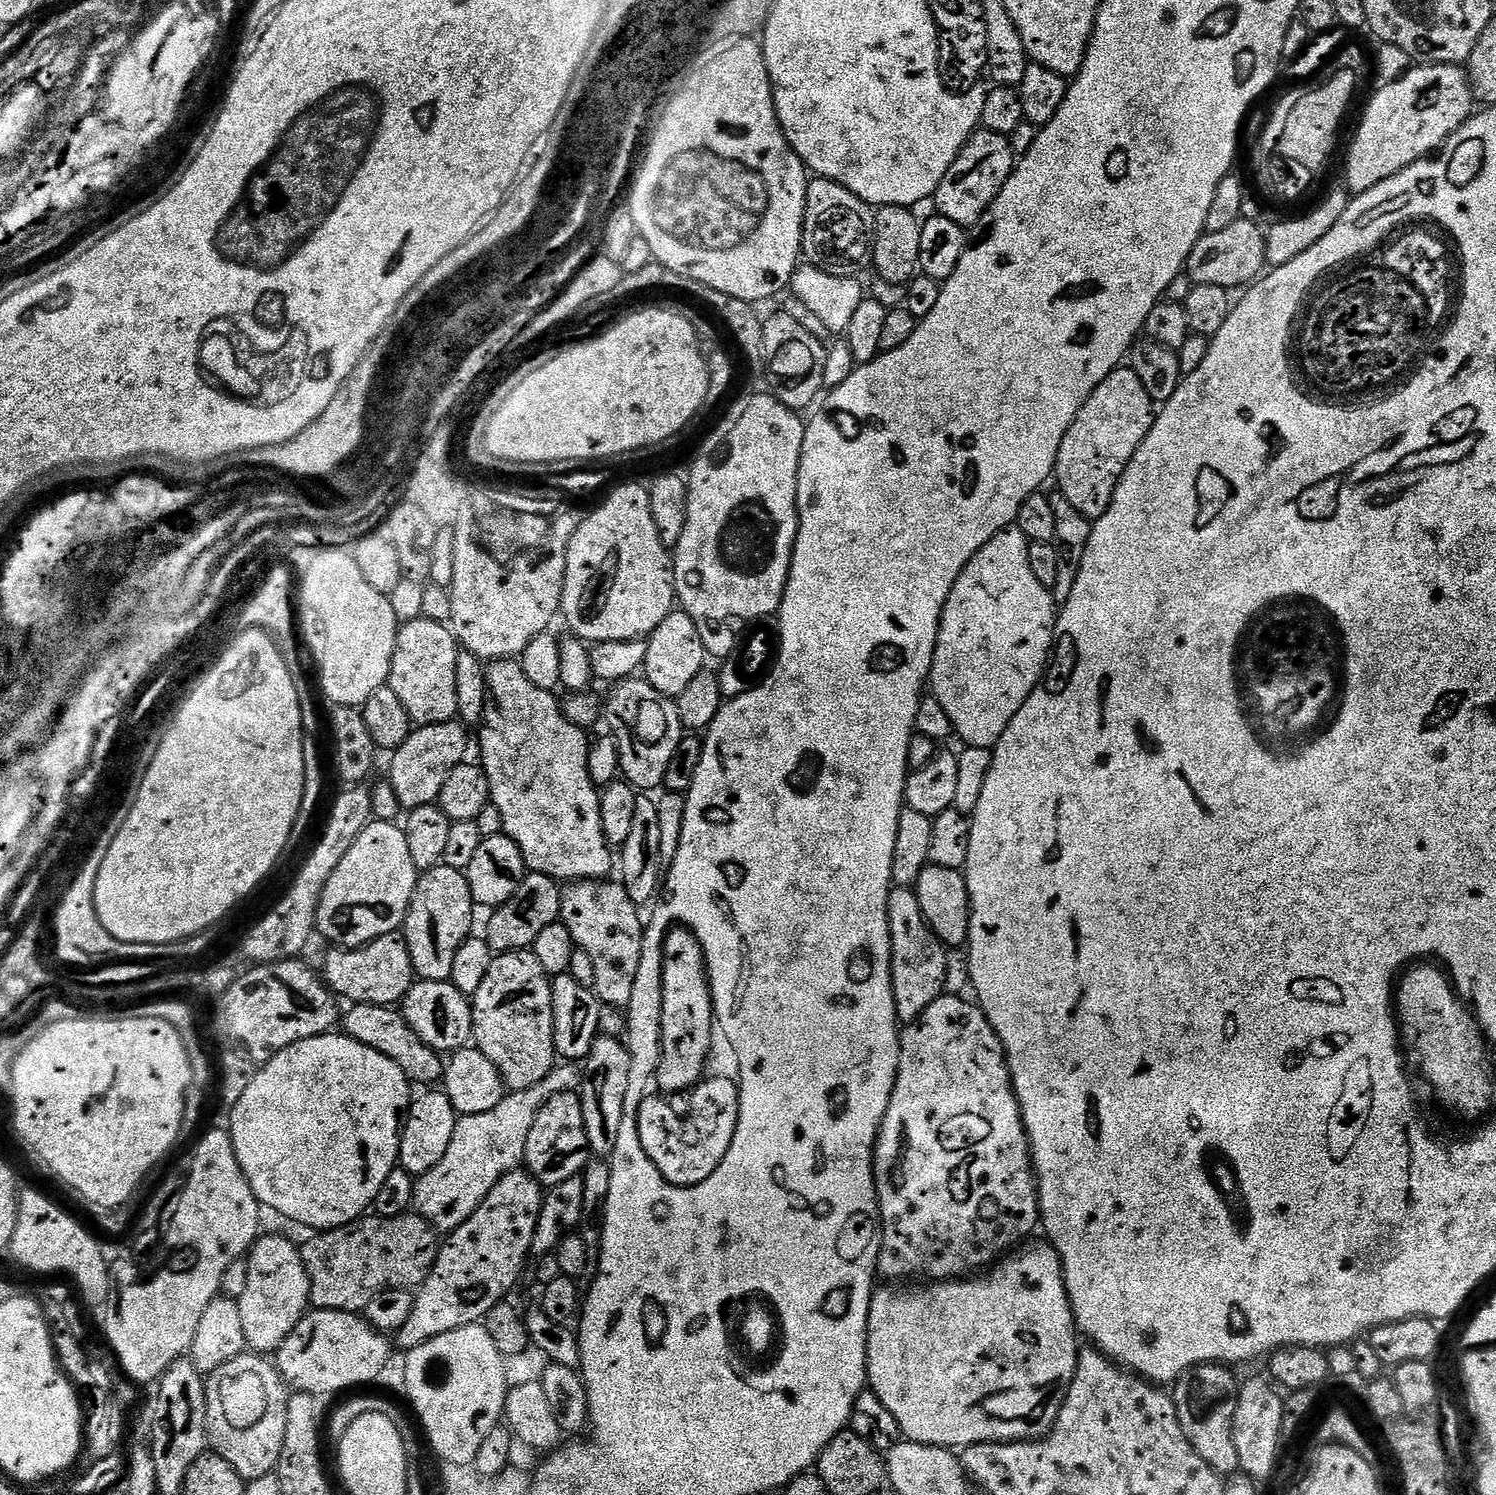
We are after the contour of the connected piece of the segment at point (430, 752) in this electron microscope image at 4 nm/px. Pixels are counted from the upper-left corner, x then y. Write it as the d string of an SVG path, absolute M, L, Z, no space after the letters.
M459 719L447 720L441 724L421 724L391 753L394 794L398 794L401 809L411 810L439 801L446 778L458 765L465 763L468 752L469 729Z

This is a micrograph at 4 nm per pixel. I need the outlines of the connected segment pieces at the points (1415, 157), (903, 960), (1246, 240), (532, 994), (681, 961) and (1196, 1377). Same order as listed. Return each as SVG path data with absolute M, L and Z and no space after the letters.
M1426 64L1413 67L1401 80L1393 84L1377 87L1376 97L1368 104L1364 112L1364 121L1352 140L1352 149L1348 152L1348 165L1344 168L1344 180L1349 193L1359 194L1386 182L1394 174L1406 170L1411 164L1431 157L1437 150L1443 149L1446 141L1473 115L1474 97L1472 85L1468 82L1468 73L1455 64Z
M893 887L888 893L888 925L892 943L892 989L896 1018L901 1025L913 1024L939 996L945 995L949 949L935 936L918 906L911 888Z
M1238 219L1226 230L1210 232L1200 237L1186 265L1186 275L1193 284L1222 286L1229 290L1251 285L1265 271L1265 229L1255 220Z
M530 950L502 952L493 959L482 986L470 998L472 1040L500 1072L511 1091L521 1092L544 1078L558 1064L554 1046L552 980Z
M673 927L664 940L662 966L660 1061L654 1077L661 1093L687 1093L700 1084L708 1064L708 1051L712 1048L712 1024L714 1028L712 983L708 980L708 963L704 961L702 946L687 928Z
M1199 1364L1186 1370L1174 1381L1170 1395L1176 1403L1178 1422L1186 1442L1194 1446L1198 1458L1216 1471L1217 1476L1227 1478L1241 1471L1237 1447L1234 1444L1234 1414L1237 1403L1238 1381L1231 1367L1222 1364Z

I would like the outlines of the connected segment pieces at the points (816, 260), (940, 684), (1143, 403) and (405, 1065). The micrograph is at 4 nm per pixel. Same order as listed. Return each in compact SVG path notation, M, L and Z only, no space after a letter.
M816 178L809 183L806 194L806 214L804 215L804 246L802 256L811 267L835 276L859 277L860 271L869 267L872 258L872 238L874 235L874 212L864 201L859 200L850 190L832 180Z
M1018 527L1003 528L997 536L990 538L974 558L958 574L950 598L942 610L940 629L936 639L936 649L932 659L930 677L931 695L942 702L942 710L952 723L953 733L961 736L972 748L991 750L1002 738L1006 726L1022 710L1026 698L1043 681L1045 671L1054 651L1054 633L1058 605L1046 586L1034 578L1030 570L1030 541Z
M1128 366L1116 368L1092 391L1082 410L1078 410L1070 430L1066 430L1066 438L1062 438L1054 473L1054 480L1060 483L1059 495L1064 496L1066 502L1070 502L1070 506L1074 506L1074 510L1081 512L1087 520L1094 522L1106 514L1114 498L1114 490L1138 446L1142 446L1146 434L1152 428L1153 419L1154 405L1142 382L1138 382L1138 374L1134 374Z
M352 1004L349 1009L349 1012L347 1009L342 1016L343 1035L389 1056L408 1075L413 1085L432 1086L435 1085L432 1084L435 1080L437 1083L443 1077L445 1061L441 1053L435 1052L426 1042L422 1042L422 1038L414 1034L414 1030L395 1007L383 1004Z

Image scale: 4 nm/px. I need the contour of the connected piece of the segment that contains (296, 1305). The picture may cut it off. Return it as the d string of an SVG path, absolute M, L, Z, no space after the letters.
M261 1235L252 1245L247 1262L246 1290L238 1301L242 1310L242 1334L246 1334L246 1345L253 1353L272 1354L282 1346L282 1342L286 1342L286 1338L290 1338L294 1326L298 1326L298 1322L309 1311L310 1278L300 1257L300 1248L292 1245L284 1236Z

